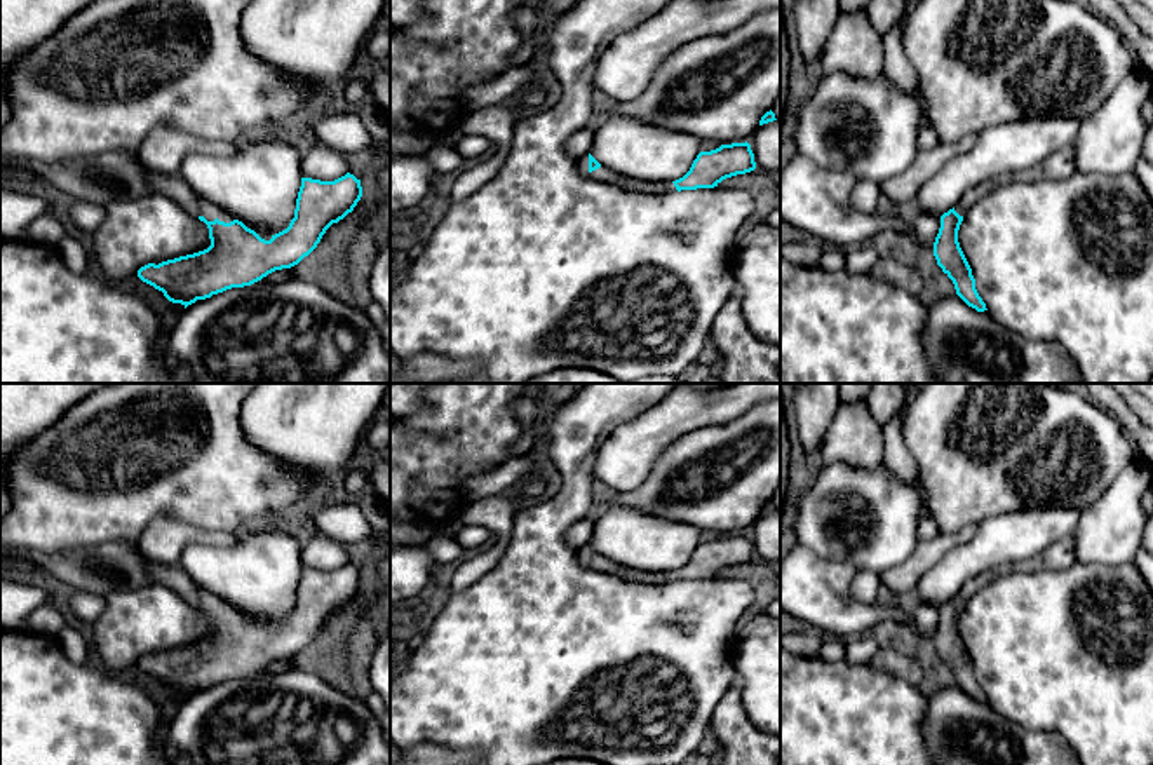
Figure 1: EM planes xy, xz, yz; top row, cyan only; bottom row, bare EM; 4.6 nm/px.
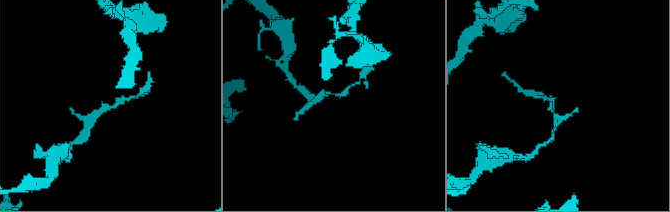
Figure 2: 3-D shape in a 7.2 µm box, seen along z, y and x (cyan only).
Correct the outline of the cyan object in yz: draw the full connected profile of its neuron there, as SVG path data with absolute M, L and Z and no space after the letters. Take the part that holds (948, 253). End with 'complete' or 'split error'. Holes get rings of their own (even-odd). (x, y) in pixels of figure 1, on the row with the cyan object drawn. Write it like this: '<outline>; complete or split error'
M1073 145L1052 153L1040 164L1017 171L1014 174L1001 174L988 179L970 190L953 209L941 216L941 228L934 242L934 256L942 272L953 281L956 294L977 312L984 312L986 303L975 289L972 268L960 247L958 230L968 209L986 193L1007 183L1036 183L1040 179L1066 179L1076 173L1076 159Z; split error

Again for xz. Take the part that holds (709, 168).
M747 141L721 145L719 148L711 152L700 152L693 160L690 171L672 183L678 192L714 188L726 178L745 174L754 169L754 153Z; complete

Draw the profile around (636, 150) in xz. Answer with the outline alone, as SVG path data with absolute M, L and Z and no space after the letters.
M611 117L596 129L590 148L601 167L648 183L683 178L700 152L702 141L691 134L627 117Z

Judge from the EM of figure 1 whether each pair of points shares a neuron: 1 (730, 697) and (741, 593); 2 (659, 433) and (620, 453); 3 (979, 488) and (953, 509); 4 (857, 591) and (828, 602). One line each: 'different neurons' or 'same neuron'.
1: different neurons
2: same neuron
3: same neuron
4: different neurons

